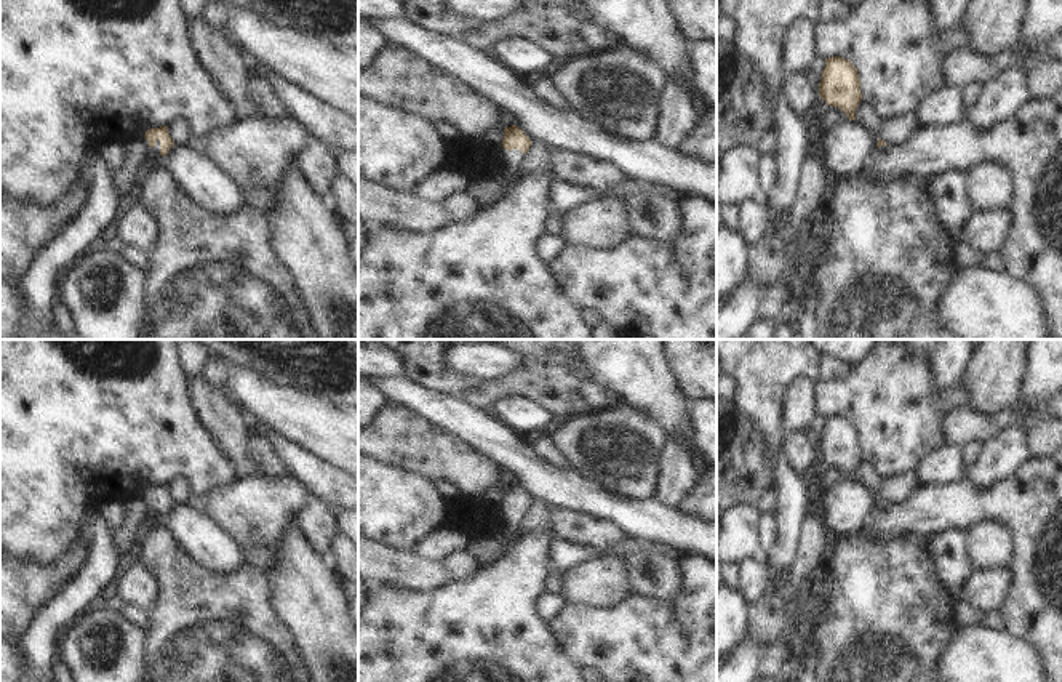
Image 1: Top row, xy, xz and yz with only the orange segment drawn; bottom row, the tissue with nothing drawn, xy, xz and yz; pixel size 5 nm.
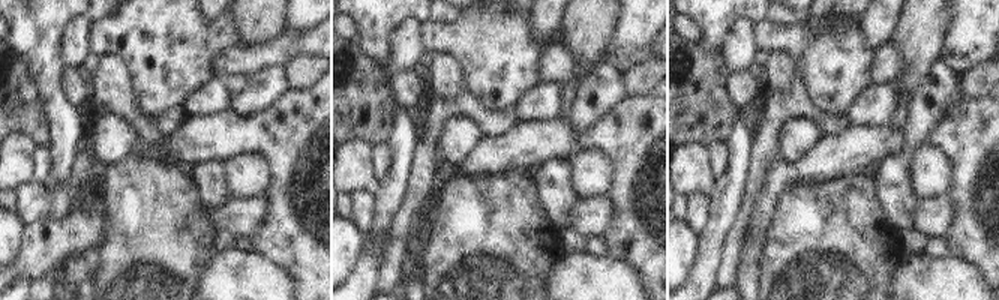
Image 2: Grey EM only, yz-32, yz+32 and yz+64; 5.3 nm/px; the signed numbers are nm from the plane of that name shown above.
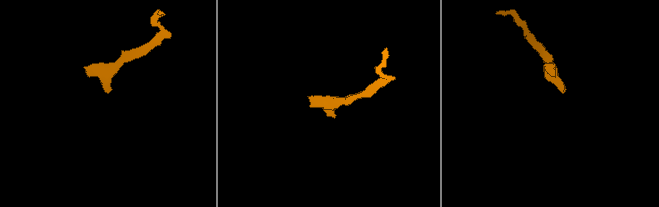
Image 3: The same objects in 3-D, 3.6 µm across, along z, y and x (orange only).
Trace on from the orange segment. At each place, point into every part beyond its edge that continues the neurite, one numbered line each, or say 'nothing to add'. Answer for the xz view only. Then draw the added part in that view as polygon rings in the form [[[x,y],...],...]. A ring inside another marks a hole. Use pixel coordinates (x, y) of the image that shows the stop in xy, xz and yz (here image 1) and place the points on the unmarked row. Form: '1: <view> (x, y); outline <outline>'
1: xz (509, 527); outline [[[520,507],[505,509],[501,516],[497,538],[505,543],[520,535],[520,520],[523,517],[523,511]]]

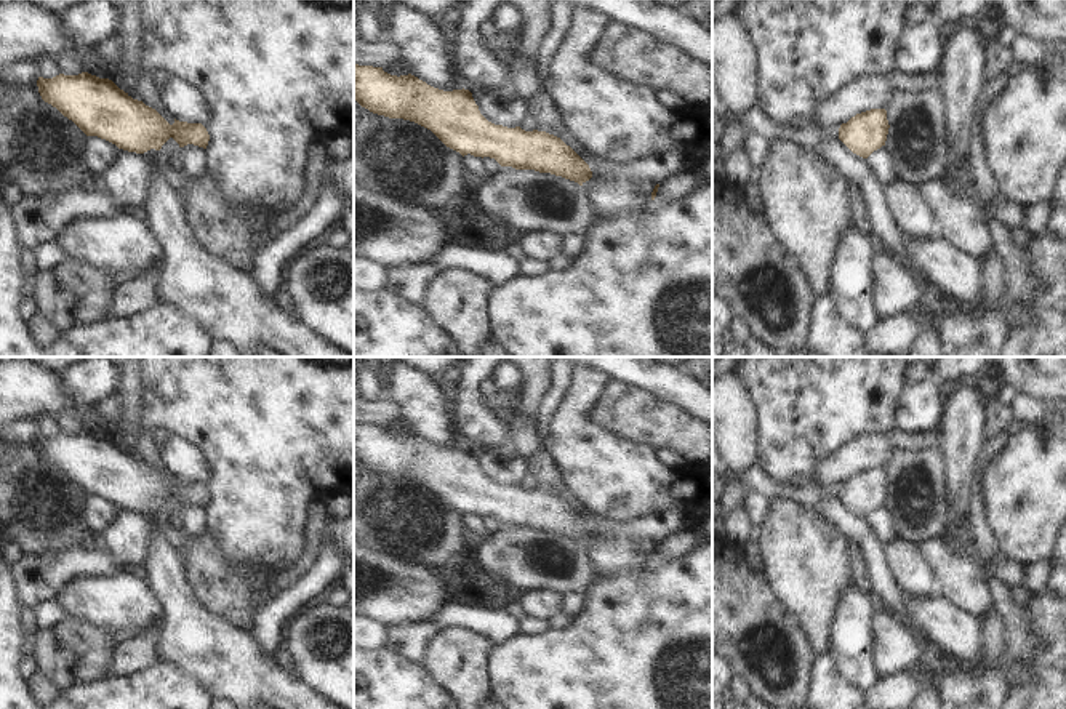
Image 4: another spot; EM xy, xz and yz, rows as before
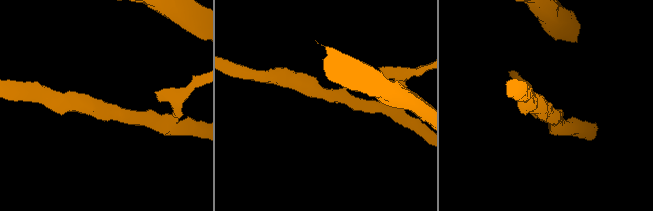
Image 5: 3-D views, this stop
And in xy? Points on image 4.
nothing to add

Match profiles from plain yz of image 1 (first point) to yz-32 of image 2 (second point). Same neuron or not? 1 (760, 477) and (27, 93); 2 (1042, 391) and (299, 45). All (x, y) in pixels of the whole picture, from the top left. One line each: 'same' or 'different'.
1: same
2: different

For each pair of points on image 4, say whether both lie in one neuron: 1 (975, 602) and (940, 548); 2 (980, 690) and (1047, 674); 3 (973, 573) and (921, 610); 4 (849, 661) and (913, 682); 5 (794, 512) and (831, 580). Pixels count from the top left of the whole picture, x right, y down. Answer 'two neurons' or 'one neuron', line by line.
1: one neuron
2: one neuron
3: two neurons
4: two neurons
5: one neuron

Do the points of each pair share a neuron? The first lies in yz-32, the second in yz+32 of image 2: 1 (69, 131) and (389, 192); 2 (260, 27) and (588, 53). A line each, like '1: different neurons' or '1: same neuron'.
1: same neuron
2: same neuron

